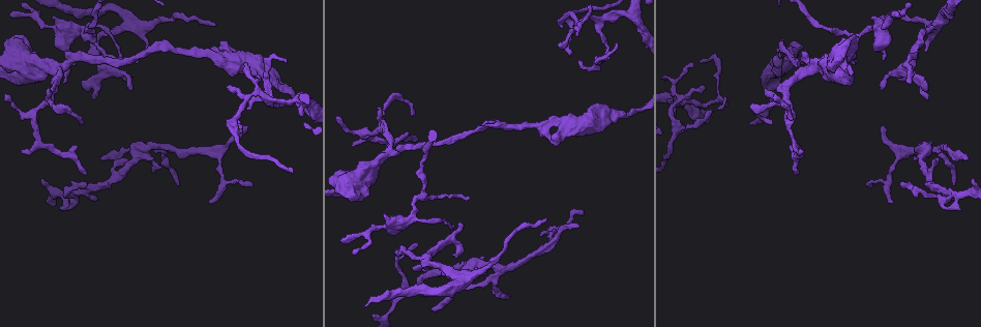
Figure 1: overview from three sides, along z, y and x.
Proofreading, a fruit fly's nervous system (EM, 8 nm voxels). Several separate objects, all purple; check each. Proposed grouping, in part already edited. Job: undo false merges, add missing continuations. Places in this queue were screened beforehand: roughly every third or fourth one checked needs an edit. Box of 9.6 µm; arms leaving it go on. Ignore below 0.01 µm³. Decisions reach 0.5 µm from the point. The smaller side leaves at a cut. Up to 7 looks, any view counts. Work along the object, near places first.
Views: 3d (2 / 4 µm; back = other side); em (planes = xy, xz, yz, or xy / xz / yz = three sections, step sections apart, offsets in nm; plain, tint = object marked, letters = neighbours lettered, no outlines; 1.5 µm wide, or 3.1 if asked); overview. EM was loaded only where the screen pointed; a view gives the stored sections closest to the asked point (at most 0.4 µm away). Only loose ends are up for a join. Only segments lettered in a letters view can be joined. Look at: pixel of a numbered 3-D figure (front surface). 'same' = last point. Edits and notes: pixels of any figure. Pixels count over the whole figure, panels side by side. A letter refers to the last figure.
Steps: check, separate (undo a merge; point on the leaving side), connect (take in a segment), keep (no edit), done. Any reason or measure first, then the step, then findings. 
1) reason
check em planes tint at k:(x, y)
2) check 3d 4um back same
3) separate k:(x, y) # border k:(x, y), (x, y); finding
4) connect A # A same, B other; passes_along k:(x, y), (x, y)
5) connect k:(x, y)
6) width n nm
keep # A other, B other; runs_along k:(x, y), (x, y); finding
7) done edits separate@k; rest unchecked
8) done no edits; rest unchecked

thick end
check 3d 2um at 1:(778, 80)

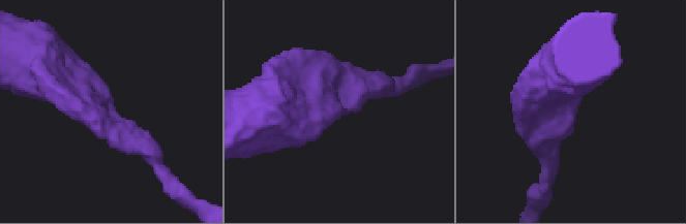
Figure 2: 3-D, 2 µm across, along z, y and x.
need the tissue
check em xy step 4 letters at 2:(111, 99)

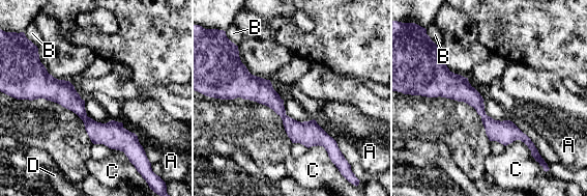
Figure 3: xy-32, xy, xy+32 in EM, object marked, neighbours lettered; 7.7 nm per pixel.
check em planes letters same

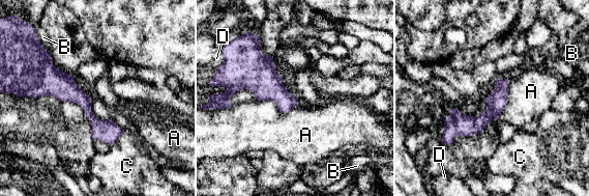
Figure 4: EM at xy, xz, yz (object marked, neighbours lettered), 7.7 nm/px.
keep # A other, B other, C other, D other; border 4:(257, 100), (282, 112), (297, 105); no lettered segment goes on from it

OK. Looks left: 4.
free end
check em yz step 4 letters at 1:(455, 255)

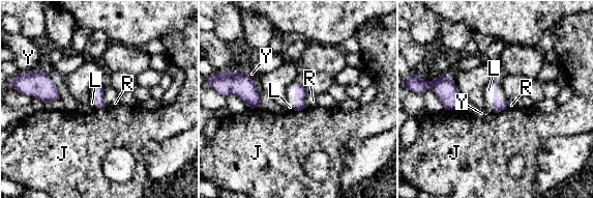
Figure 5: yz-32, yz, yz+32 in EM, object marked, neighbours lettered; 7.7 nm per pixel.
connect L # J other, L same, R other, Y other; it goes on there

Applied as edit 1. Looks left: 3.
check overview

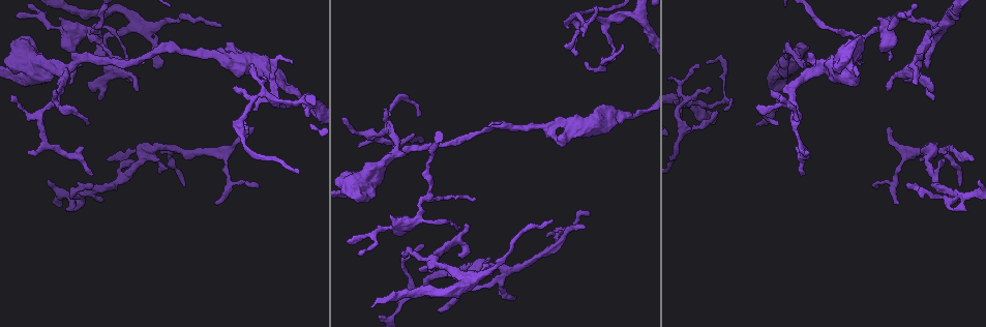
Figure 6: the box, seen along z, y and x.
tapers out
check em planes letters at 6:(66, 211)

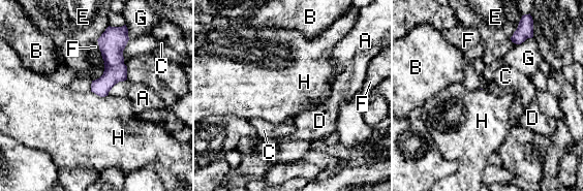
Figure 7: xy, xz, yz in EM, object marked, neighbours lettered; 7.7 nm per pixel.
keep # A other, B other, C other, D other, E other, F other, G other, H other; border 7:(90, 91), (100, 96), (109, 94); no lettered segment goes on from it

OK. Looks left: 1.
done edits connect@5; rest unchecked

